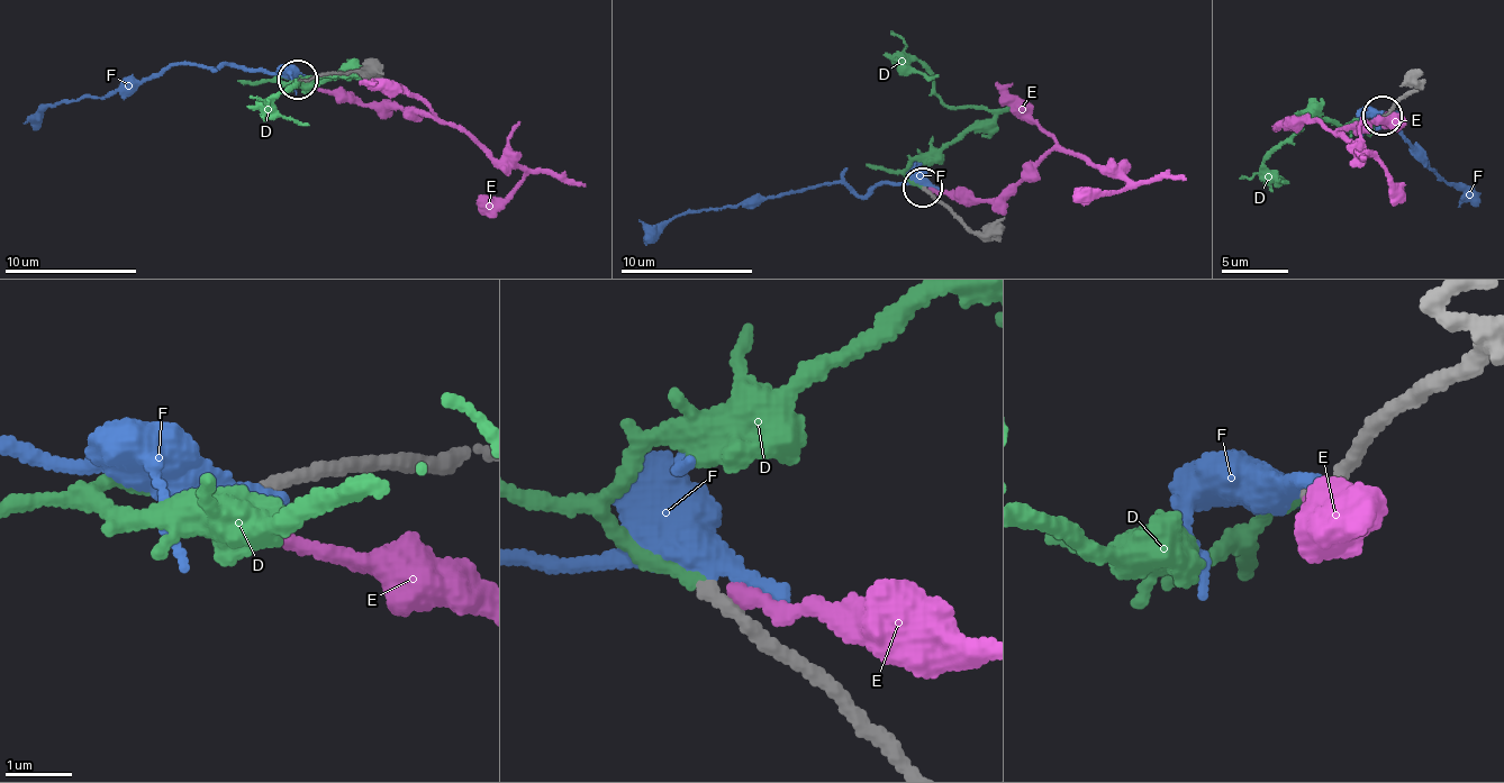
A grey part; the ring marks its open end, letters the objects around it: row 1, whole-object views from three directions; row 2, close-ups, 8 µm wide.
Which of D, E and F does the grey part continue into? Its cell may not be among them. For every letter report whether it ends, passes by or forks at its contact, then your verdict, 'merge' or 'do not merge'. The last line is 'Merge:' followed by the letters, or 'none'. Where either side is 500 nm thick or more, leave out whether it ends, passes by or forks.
D: it ends there; merge
E: it ends there; do not merge
F: it passes by; do not merge
Merge: D

